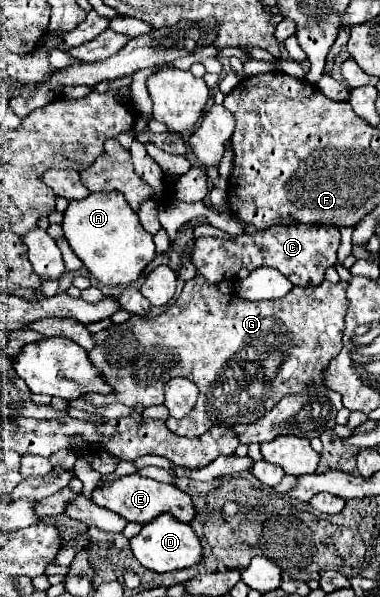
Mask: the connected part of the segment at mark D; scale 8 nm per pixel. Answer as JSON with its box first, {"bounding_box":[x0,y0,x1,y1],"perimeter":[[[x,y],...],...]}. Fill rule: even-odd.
{"bounding_box":[130,514,202,572],"perimeter":[[[162,514],[162,518],[154,518],[154,522],[148,522],[142,526],[142,532],[130,540],[130,548],[134,552],[134,558],[152,572],[172,572],[196,566],[202,562],[202,544],[192,530],[190,524],[178,522],[176,518],[170,518],[170,514]]]}

